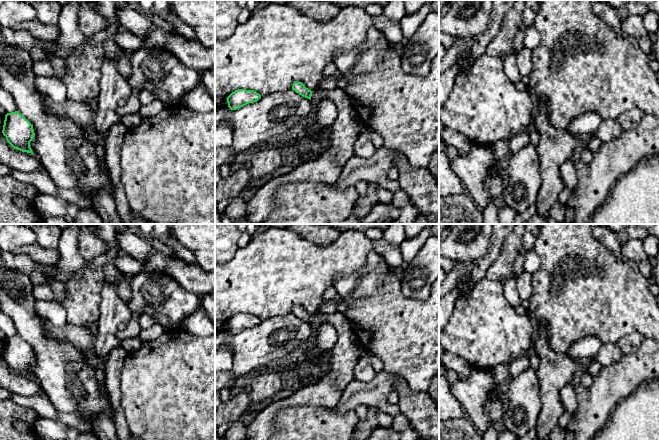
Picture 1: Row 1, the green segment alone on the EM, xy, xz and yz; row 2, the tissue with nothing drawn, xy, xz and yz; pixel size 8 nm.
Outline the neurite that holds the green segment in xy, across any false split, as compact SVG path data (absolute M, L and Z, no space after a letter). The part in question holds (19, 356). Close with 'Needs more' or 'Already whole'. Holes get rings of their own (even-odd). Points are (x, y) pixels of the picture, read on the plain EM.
M18 335L5 339L2 357L14 373L34 379L30 371L35 361L33 349Z. Already whole

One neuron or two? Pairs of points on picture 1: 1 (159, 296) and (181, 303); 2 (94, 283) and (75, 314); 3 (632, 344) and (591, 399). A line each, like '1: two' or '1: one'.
1: one
2: one
3: two

